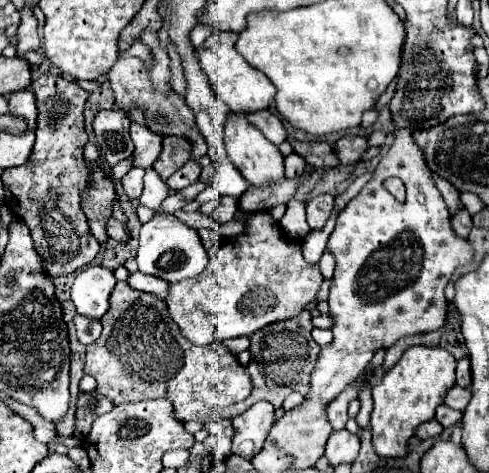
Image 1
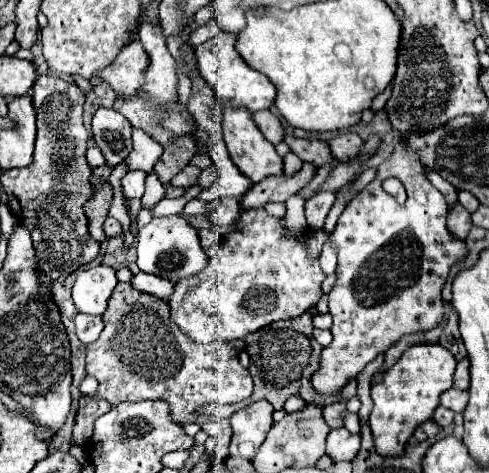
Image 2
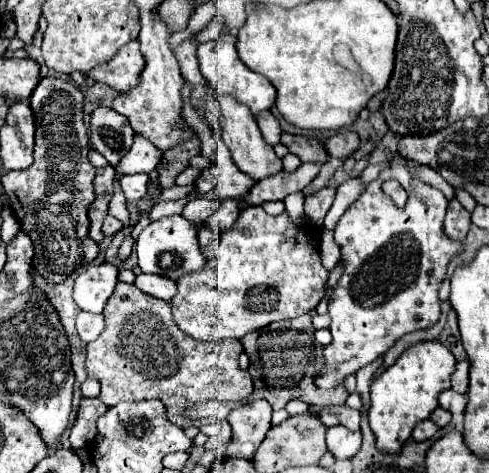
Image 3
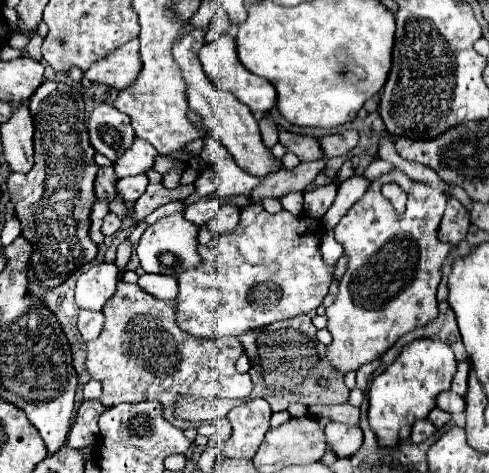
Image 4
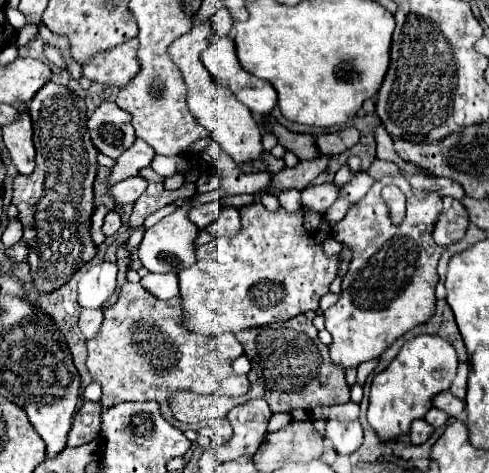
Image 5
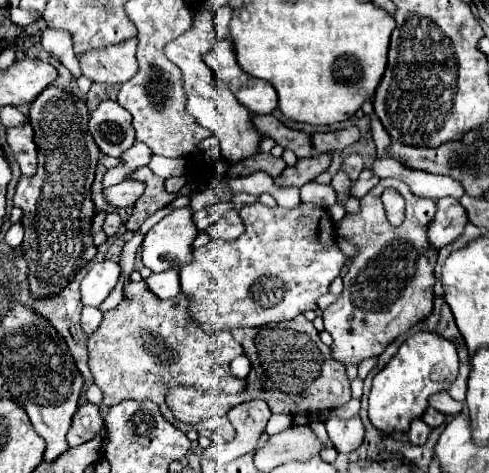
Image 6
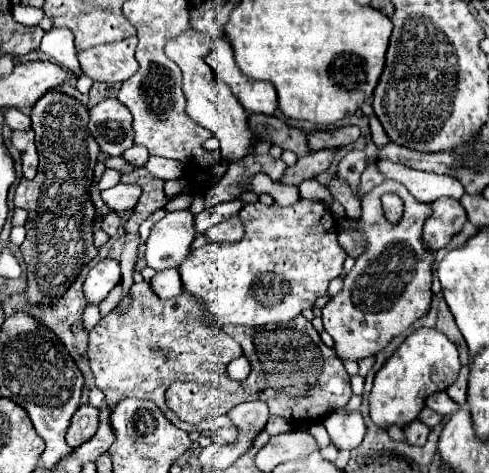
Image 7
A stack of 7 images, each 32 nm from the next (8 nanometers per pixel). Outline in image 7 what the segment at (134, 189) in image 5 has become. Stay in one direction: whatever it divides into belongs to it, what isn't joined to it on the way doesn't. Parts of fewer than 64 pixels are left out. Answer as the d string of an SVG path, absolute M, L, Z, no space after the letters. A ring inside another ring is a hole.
M118 184L118 186L102 192L104 204L116 214L132 210L136 206L138 198L140 198L140 188L136 188L132 184Z

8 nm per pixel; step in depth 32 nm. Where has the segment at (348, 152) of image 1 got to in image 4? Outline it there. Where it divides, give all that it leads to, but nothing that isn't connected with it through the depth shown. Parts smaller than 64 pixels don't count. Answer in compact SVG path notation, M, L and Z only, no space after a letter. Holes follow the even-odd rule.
M346 130L342 134L322 136L318 142L320 142L322 152L328 158L332 158L332 156L346 156L358 144L358 132L356 130Z

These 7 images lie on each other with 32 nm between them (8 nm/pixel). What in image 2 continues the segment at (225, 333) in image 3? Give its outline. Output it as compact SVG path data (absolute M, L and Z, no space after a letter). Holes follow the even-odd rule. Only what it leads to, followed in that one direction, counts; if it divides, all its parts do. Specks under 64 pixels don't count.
M264 208L242 210L242 214L240 214L240 218L238 218L238 222L236 222L236 230L224 234L224 238L222 238L216 246L212 246L212 248L206 250L206 256L208 256L206 268L204 268L202 272L194 274L194 276L186 276L186 278L182 278L182 280L176 282L174 294L172 294L170 300L168 300L172 320L174 320L174 322L178 324L178 328L184 330L186 336L190 336L194 342L206 344L206 342L216 342L216 340L238 340L238 338L244 338L246 334L256 332L256 330L260 330L260 328L264 328L264 326L268 326L268 324L272 324L272 322L276 322L276 320L290 320L290 318L296 318L296 316L300 316L300 314L312 310L312 308L318 304L318 300L322 298L322 282L324 282L326 274L324 274L324 270L320 268L318 258L310 258L310 256L308 256L308 238L306 238L306 236L308 236L308 234L296 234L296 232L288 230L284 218L268 216Z

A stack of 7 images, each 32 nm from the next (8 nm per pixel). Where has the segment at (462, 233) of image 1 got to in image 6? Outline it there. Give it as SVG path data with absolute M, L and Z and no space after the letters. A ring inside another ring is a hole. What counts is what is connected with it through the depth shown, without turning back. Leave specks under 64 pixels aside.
M456 198L436 200L436 216L428 224L428 242L434 248L450 244L456 236L460 236L466 222L468 216Z

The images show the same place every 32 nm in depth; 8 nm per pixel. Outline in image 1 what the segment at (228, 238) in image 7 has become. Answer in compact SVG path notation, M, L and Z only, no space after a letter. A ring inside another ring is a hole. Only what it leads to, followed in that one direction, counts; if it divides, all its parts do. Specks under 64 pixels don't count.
M220 196L218 198L218 208L212 214L212 220L216 220L220 226L234 220L238 216L238 200L230 196Z

